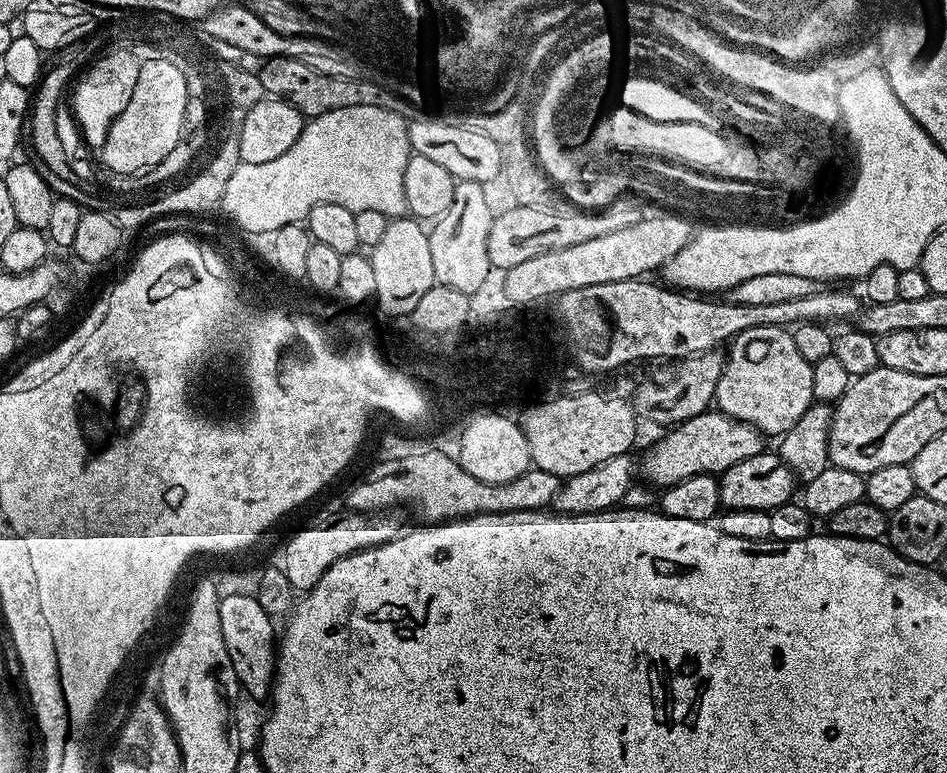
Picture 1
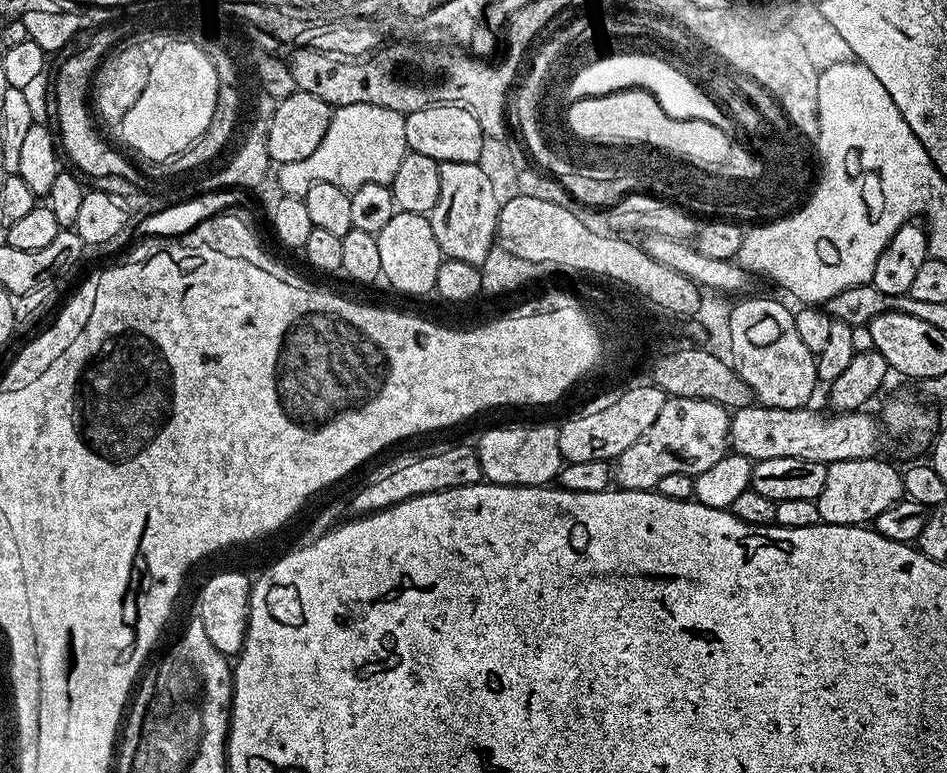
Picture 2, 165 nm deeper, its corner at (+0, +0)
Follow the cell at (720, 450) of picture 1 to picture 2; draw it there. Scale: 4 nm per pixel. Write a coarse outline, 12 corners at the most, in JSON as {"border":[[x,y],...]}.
{"border":[[867,411],[731,413],[731,451],[753,462],[871,460],[882,428]]}

